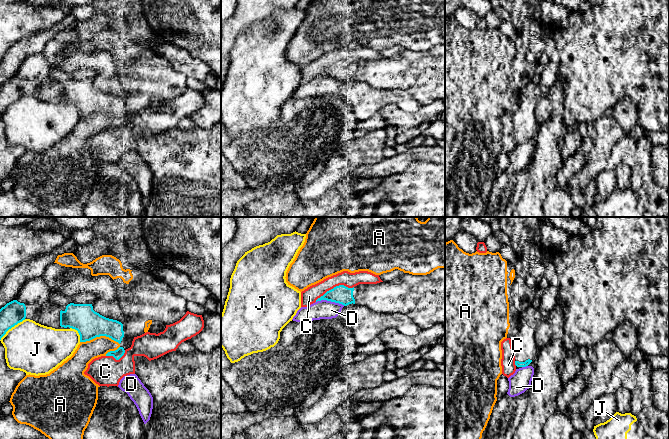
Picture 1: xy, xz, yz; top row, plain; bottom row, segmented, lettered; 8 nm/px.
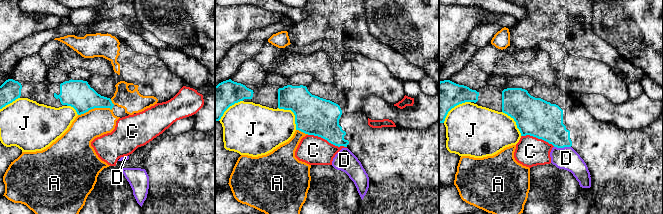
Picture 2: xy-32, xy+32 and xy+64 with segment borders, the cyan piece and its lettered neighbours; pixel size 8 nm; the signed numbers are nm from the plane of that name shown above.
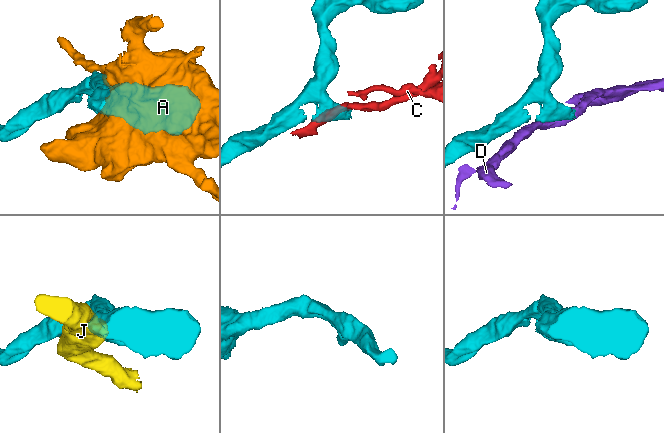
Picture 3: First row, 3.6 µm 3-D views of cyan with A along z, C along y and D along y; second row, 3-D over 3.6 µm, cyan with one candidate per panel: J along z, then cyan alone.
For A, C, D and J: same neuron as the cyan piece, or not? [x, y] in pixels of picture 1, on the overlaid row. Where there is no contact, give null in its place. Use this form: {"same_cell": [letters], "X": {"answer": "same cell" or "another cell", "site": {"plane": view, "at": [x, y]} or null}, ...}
{"same_cell": [], "A": {"answer": "another cell", "site": {"plane": "xy", "at": [100, 335]}}, "C": {"answer": "another cell", "site": {"plane": "xz", "at": [334, 287]}}, "D": {"answer": "another cell", "site": {"plane": "xz", "at": [330, 300]}}, "J": {"answer": "another cell", "site": {"plane": "xy", "at": [78, 332]}}}

